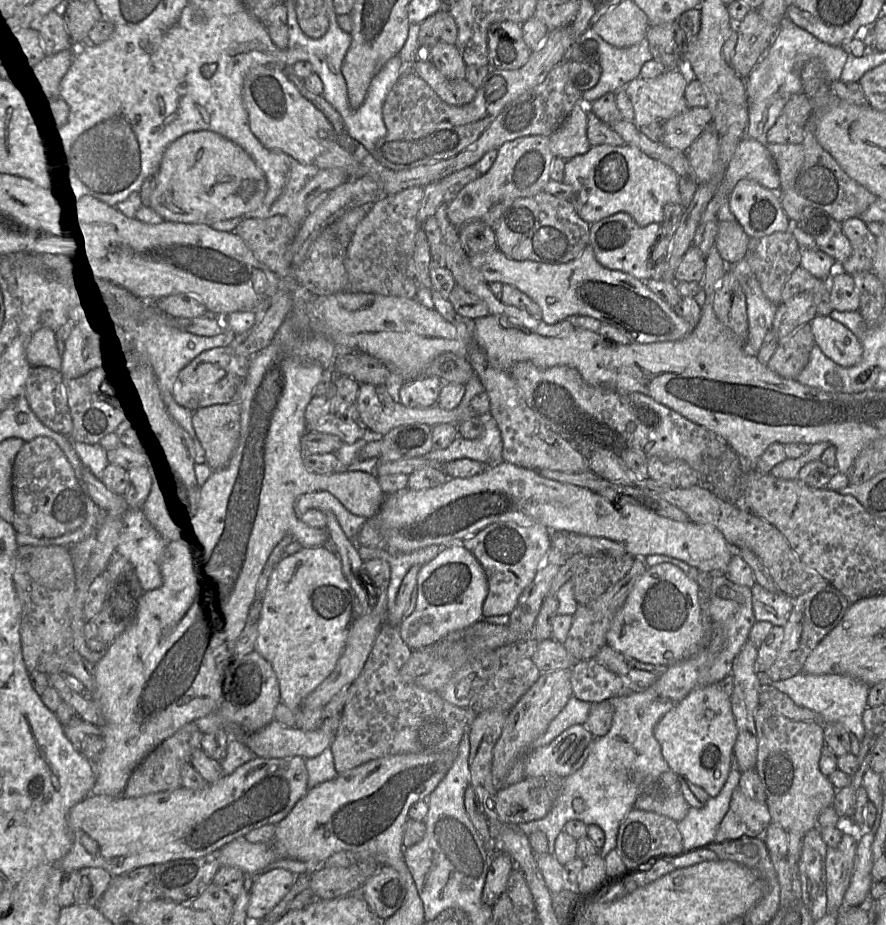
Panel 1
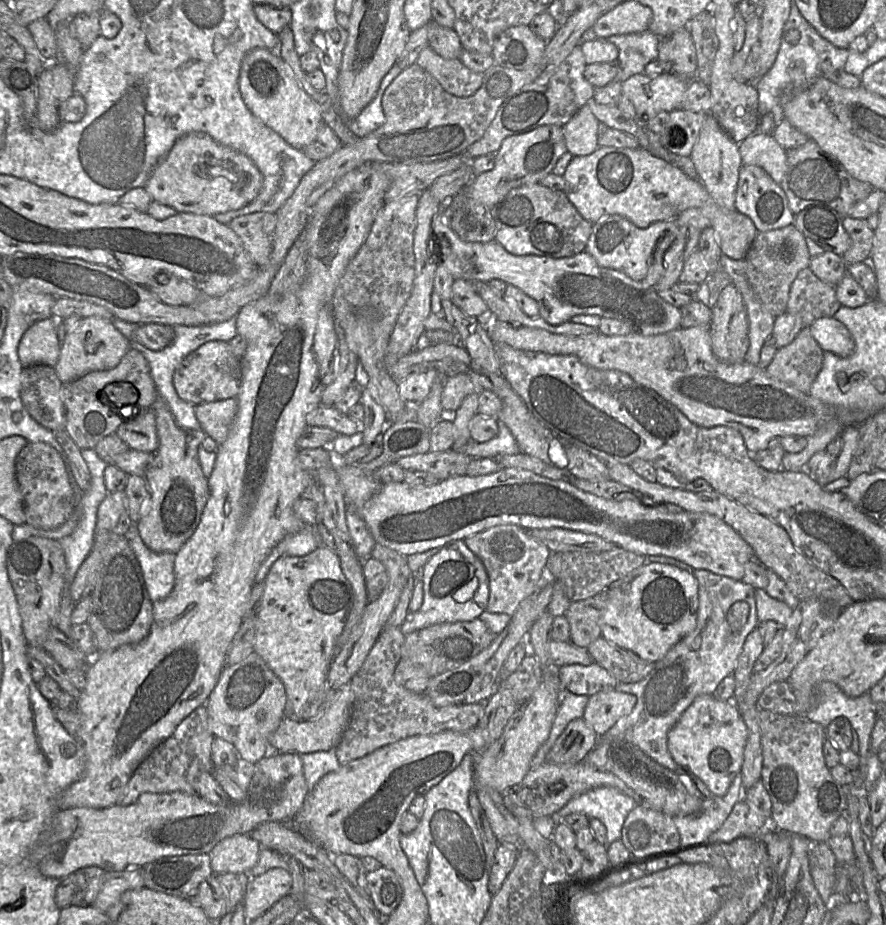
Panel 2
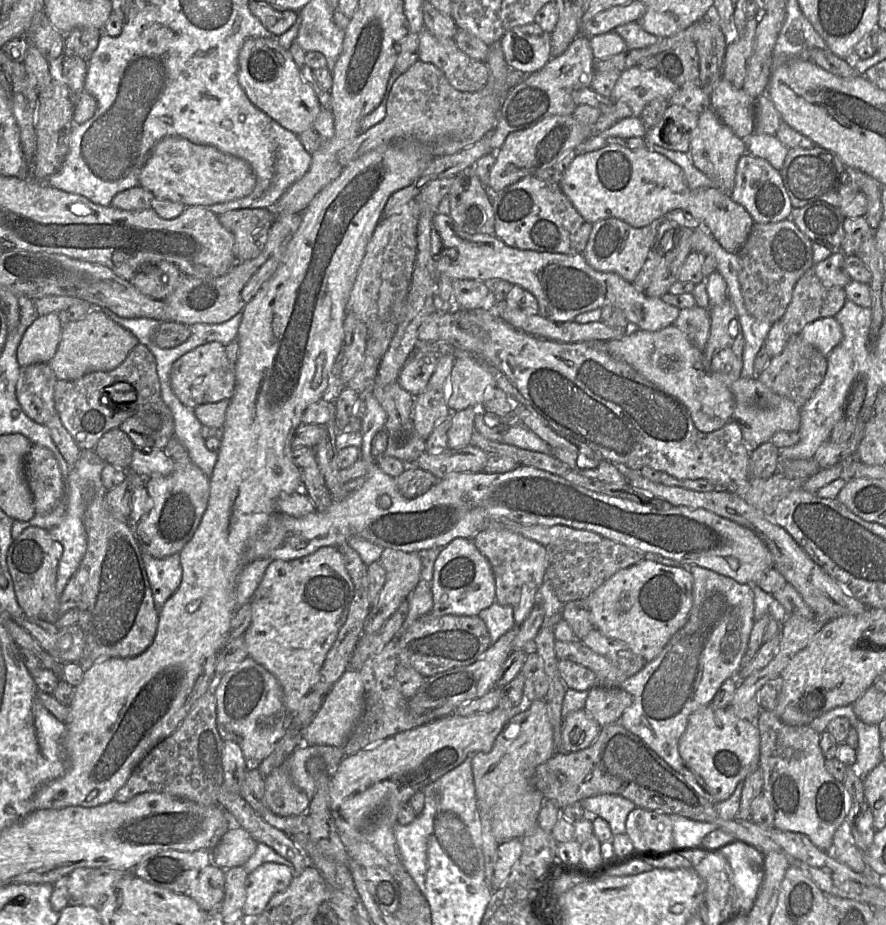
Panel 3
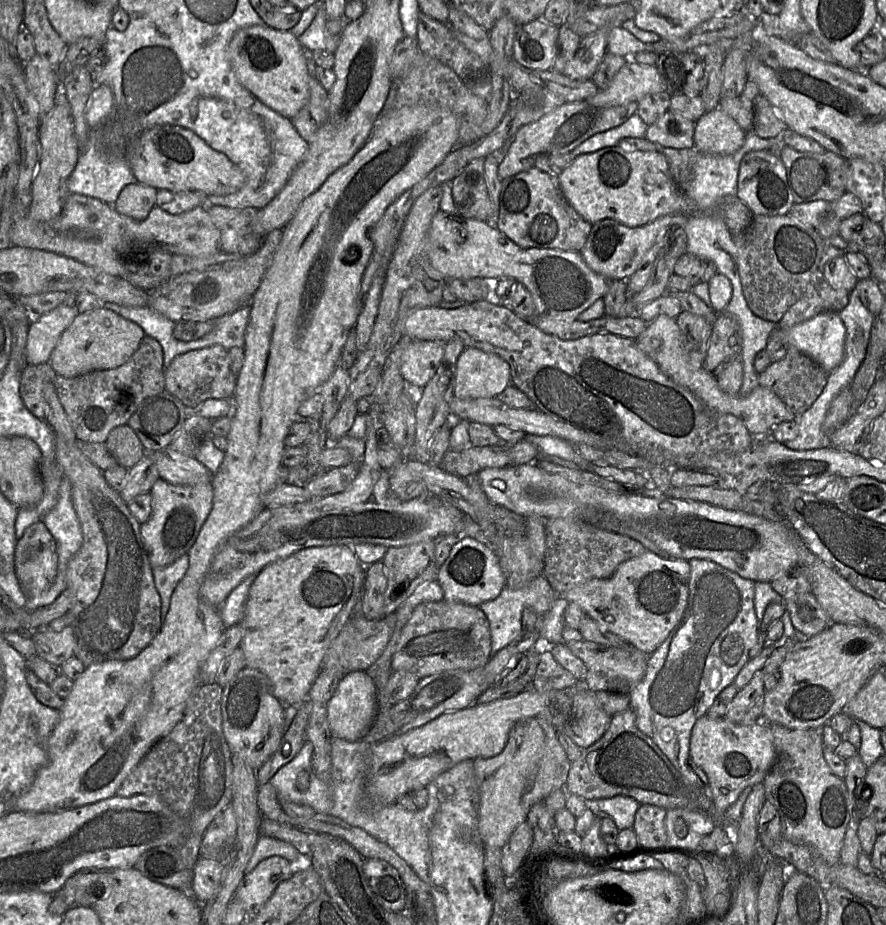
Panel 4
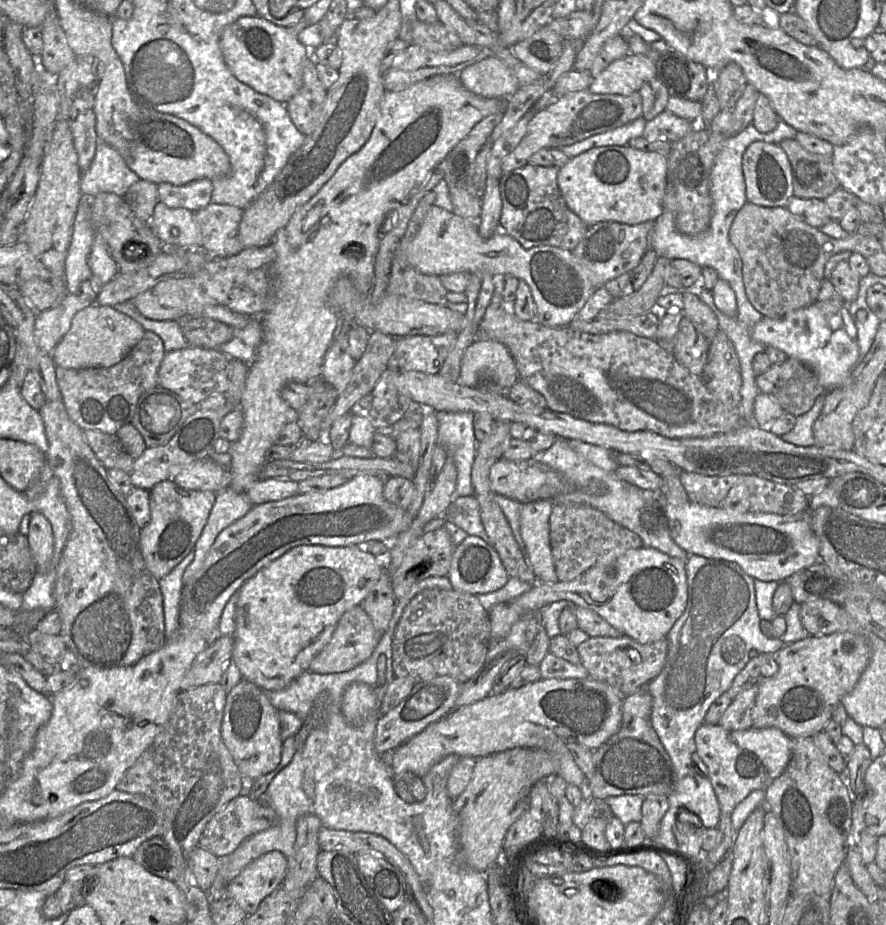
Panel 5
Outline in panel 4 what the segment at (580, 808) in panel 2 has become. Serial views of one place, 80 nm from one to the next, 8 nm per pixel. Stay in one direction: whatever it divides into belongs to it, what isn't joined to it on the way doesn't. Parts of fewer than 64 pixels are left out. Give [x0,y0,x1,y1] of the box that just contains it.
[586,796,640,831]

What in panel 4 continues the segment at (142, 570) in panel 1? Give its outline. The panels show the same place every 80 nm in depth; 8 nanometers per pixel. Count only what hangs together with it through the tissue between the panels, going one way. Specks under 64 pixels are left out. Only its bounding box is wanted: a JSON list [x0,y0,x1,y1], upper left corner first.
[152,555,189,622]

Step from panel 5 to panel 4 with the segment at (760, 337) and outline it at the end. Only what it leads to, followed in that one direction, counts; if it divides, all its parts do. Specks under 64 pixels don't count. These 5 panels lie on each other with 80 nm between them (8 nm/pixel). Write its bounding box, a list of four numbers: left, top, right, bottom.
[777,312,846,373]

